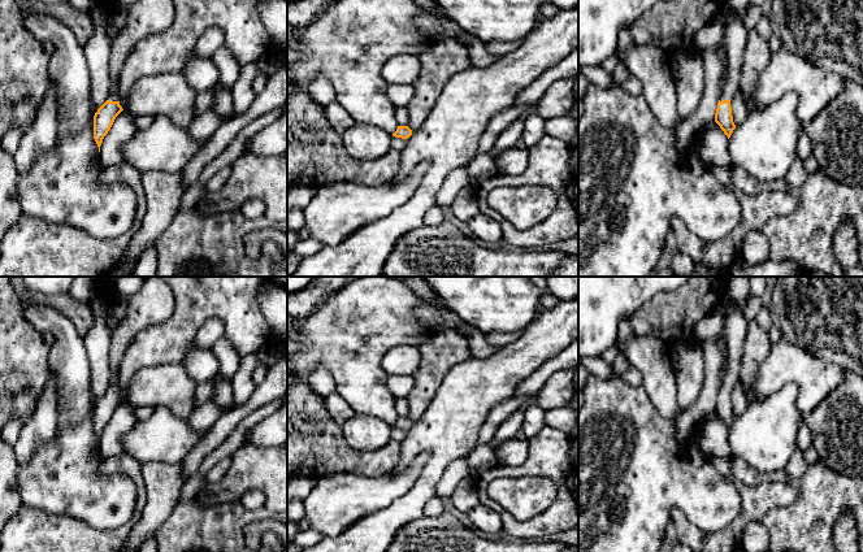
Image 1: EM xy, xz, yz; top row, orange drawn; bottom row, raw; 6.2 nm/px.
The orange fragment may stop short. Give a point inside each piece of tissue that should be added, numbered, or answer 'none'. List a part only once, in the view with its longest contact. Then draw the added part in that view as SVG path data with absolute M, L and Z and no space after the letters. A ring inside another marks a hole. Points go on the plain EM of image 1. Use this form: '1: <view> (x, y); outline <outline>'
1: xy (113, 386); outline M118 371L118 375L114 378L114 379L110 379L109 381L109 386L108 386L108 391L109 392L120 392L120 371Z

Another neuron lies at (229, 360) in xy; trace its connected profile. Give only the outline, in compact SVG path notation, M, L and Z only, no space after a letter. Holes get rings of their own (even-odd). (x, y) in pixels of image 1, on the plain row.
M225 336L220 338L211 349L218 357L220 364L220 370L216 377L231 381L239 369L240 356Z

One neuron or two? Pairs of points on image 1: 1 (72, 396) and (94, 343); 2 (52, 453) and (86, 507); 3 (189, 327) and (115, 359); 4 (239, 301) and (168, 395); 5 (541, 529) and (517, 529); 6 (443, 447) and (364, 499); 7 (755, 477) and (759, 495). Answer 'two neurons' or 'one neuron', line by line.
1: two neurons
2: one neuron
3: two neurons
4: two neurons
5: one neuron
6: two neurons
7: two neurons

